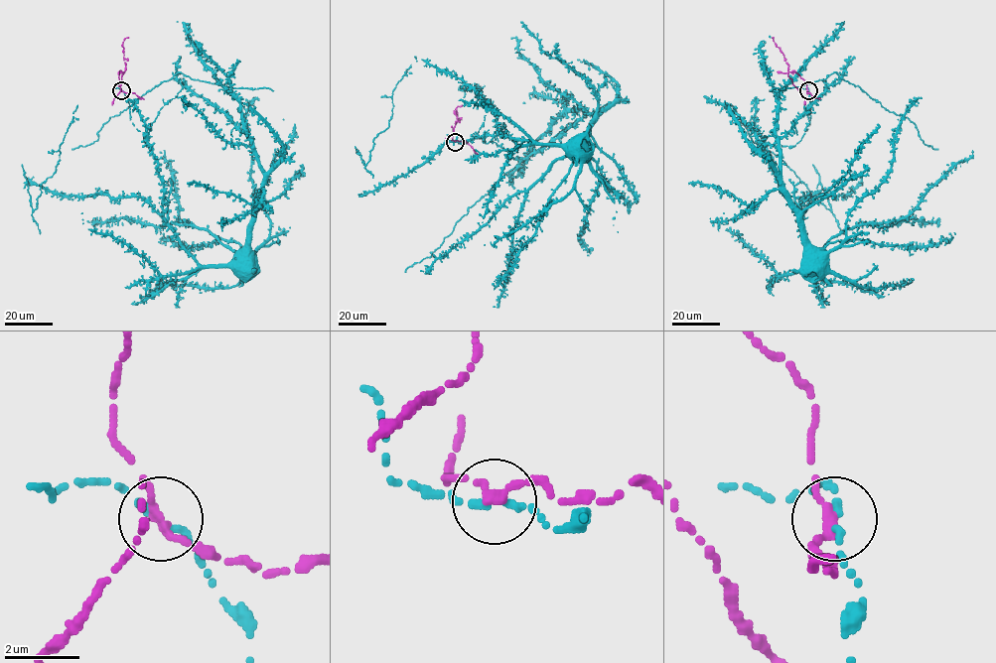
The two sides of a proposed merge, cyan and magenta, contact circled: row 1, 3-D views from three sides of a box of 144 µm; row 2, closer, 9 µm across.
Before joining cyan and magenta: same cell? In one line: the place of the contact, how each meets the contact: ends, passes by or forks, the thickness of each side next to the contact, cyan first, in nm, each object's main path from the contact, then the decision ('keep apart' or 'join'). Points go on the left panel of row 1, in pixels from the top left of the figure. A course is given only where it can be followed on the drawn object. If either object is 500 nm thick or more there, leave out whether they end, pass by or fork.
place (121, 90); cyan ends; magenta ends; calibres 260 and 320 nm; course cyan (121, 90), (138, 131), (150, 127), (161, 108), (187, 86), (247, 136), (263, 179), (249, 247); course magenta (121, 90), (119, 73), (120, 70), (124, 72), (125, 66), (122, 42), (128, 37); keep apart

